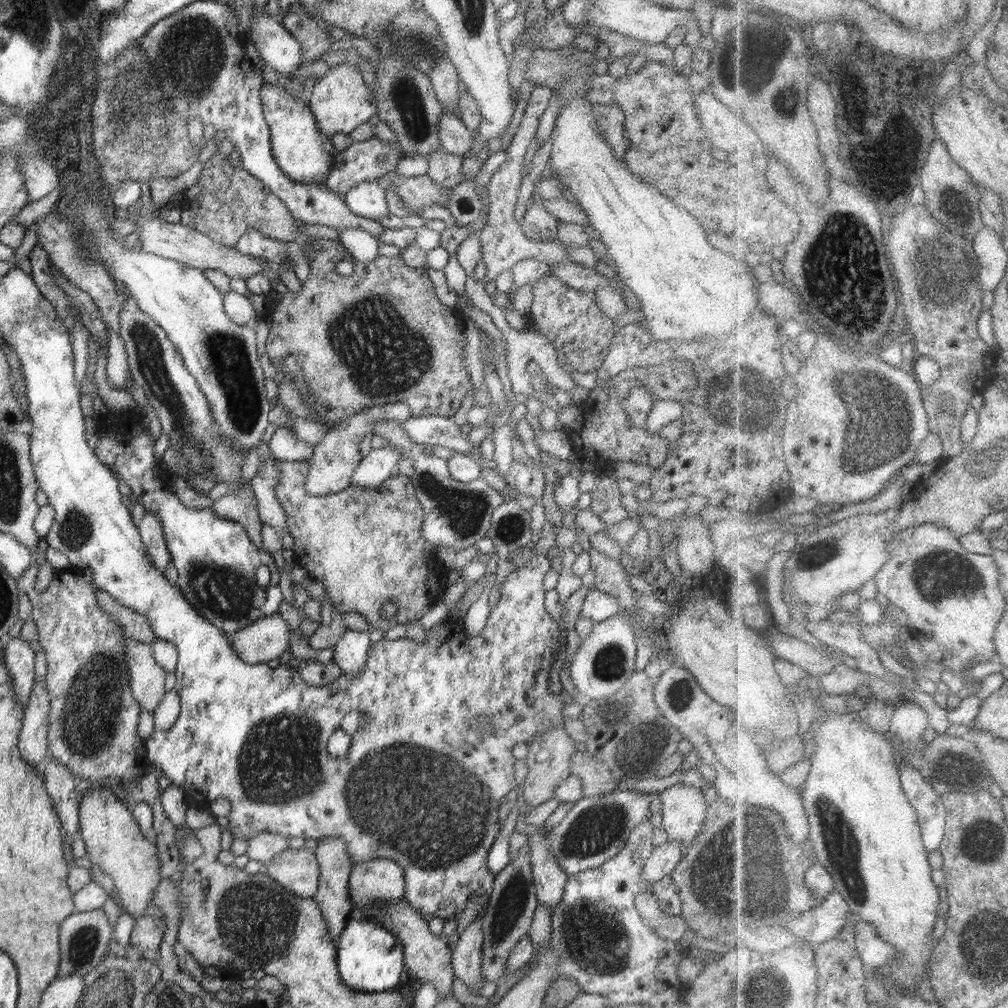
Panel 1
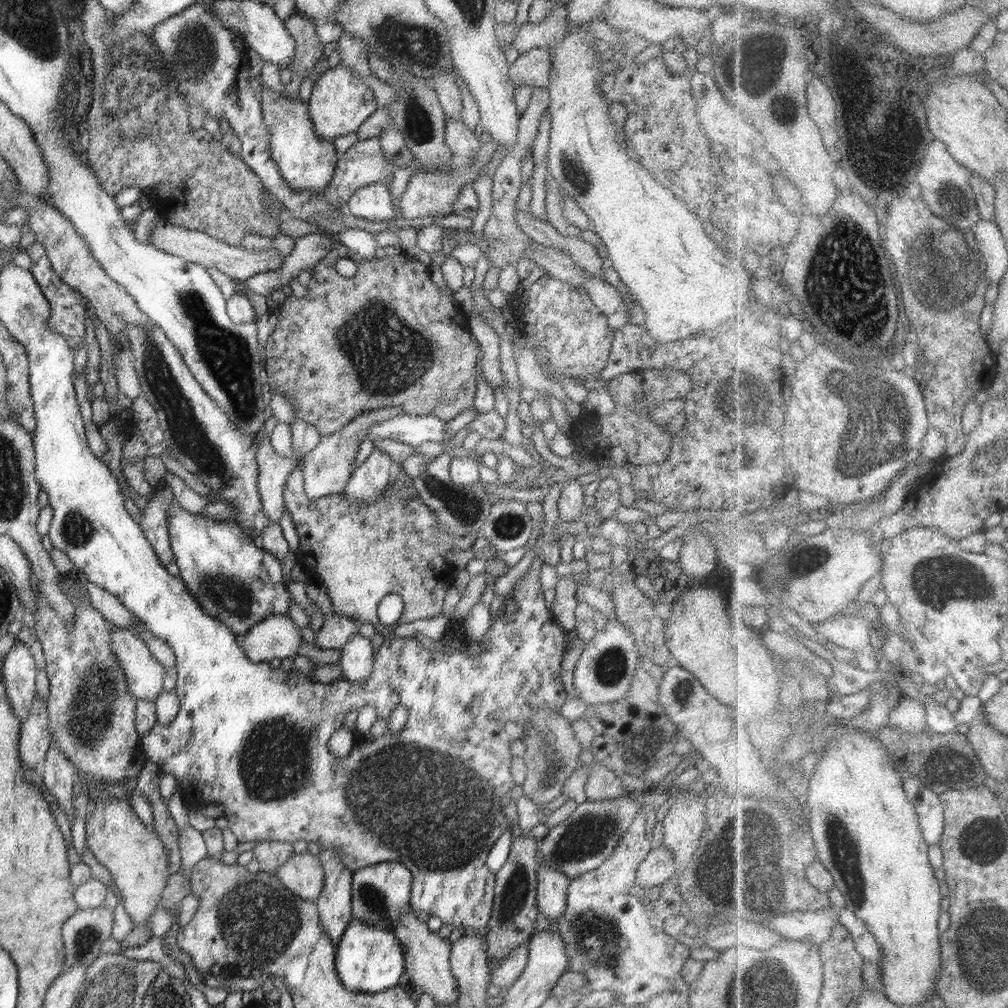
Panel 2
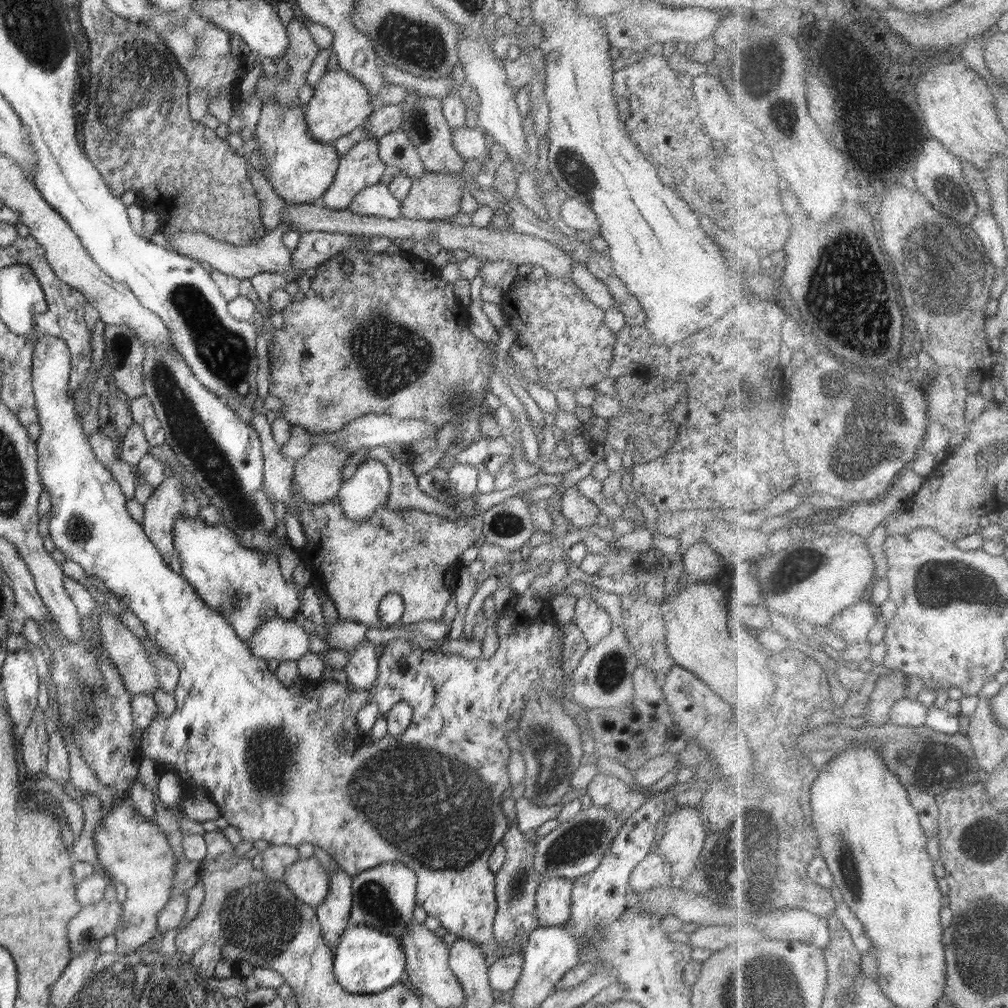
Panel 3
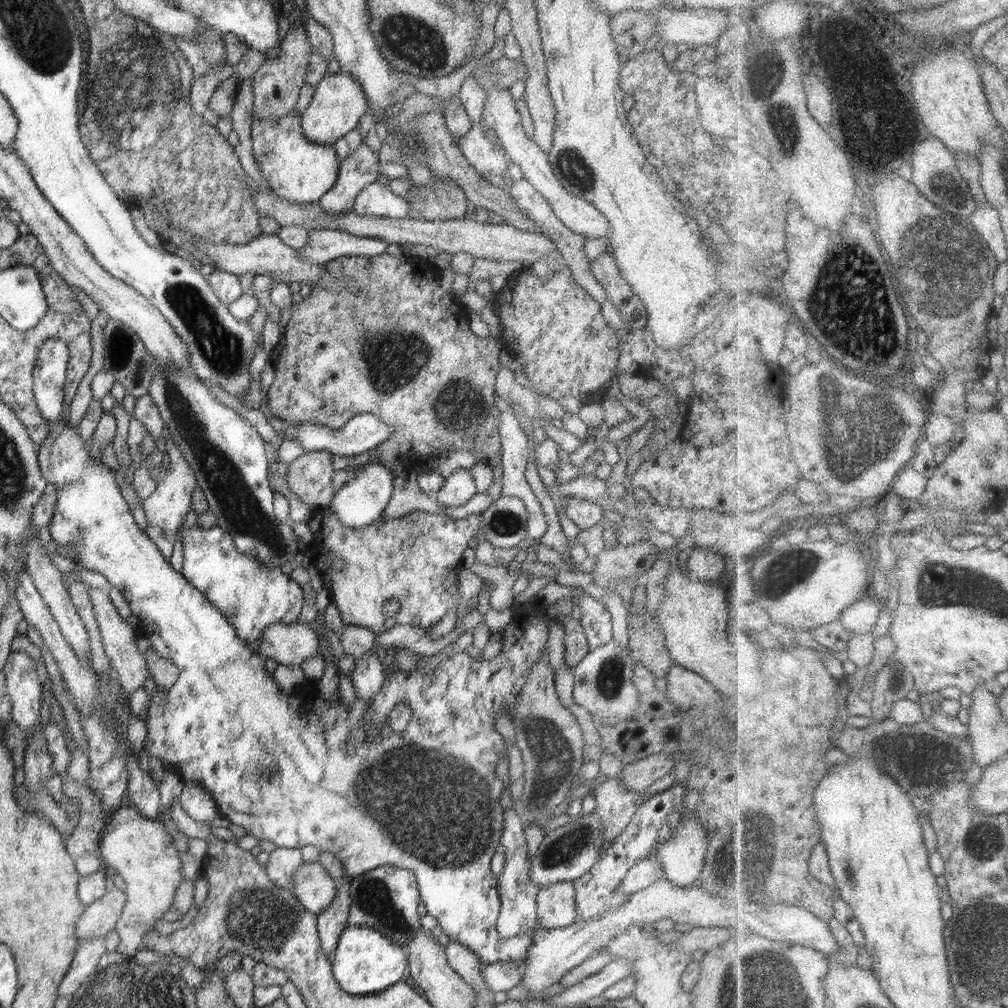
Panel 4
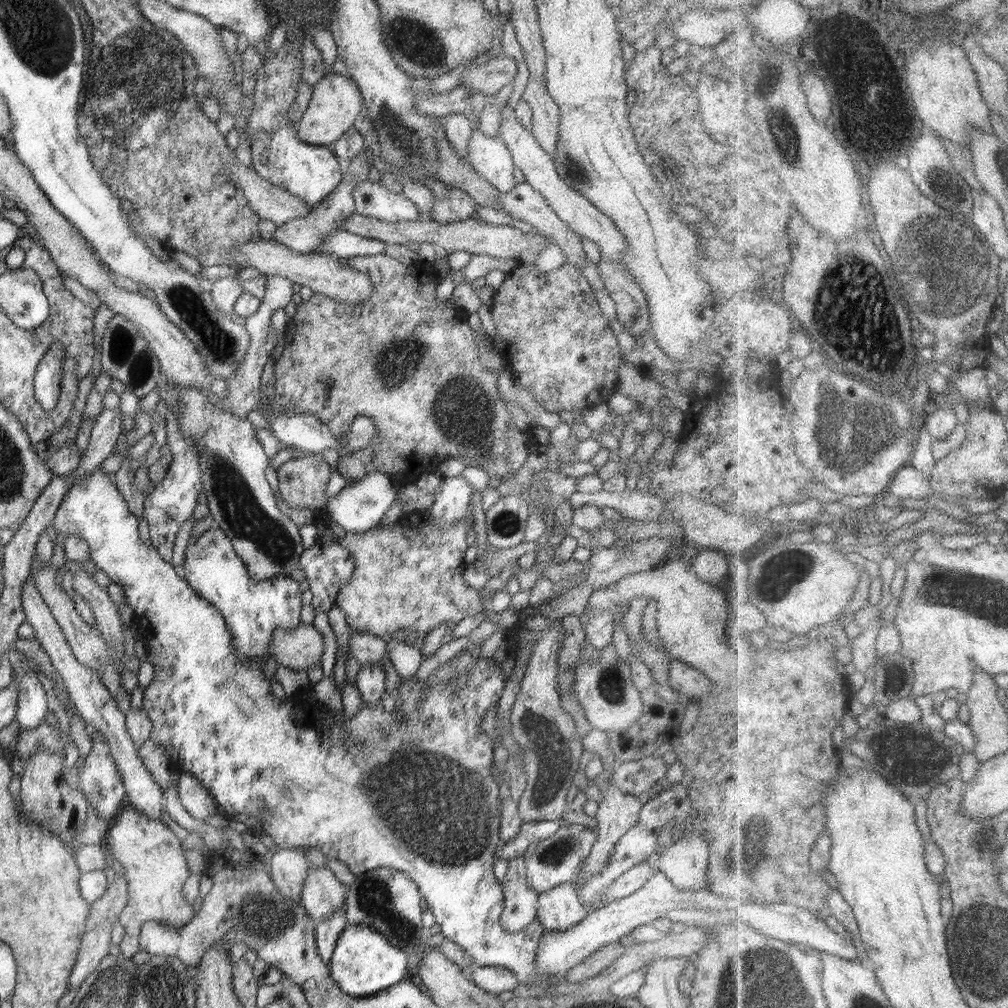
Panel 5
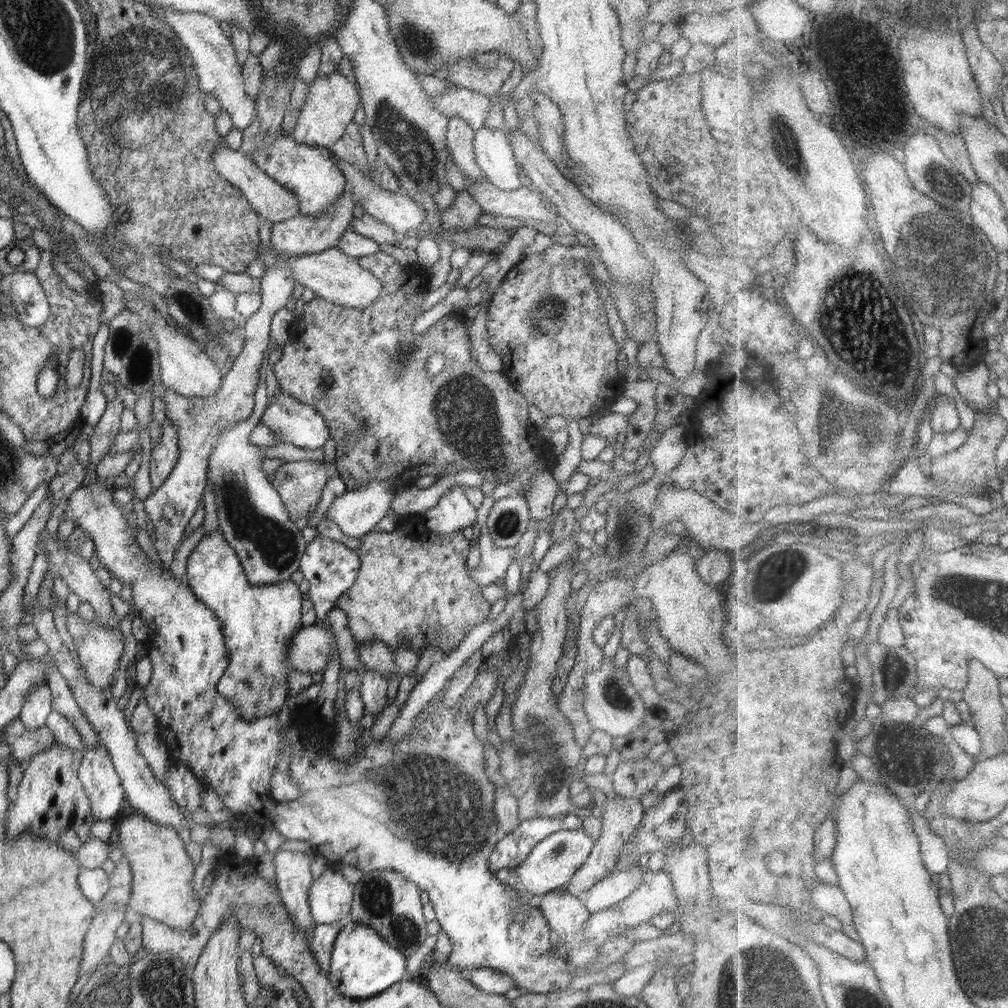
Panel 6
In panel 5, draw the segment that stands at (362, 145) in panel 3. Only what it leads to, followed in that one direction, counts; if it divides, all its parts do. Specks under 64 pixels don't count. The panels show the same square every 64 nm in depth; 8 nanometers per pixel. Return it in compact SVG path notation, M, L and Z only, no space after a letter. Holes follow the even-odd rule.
M365 149L364 152L358 154L356 158L350 160L348 170L346 174L342 176L338 188L336 188L330 196L326 196L317 207L314 207L312 212L304 217L292 219L284 224L277 225L273 239L280 242L280 244L284 244L284 246L288 246L288 248L292 248L292 250L296 250L296 252L312 253L312 250L318 248L330 234L334 234L336 230L340 230L342 222L344 222L350 214L355 213L353 196L356 183L368 179L369 166L372 159L368 159L367 153L368 150Z

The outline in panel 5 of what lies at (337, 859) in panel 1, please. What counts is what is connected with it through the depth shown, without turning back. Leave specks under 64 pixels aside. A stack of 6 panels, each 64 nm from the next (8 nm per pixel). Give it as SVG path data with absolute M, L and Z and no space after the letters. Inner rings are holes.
M346 908L332 914L328 920L322 920L316 924L315 946L319 958L326 964L330 964L331 957L336 947L336 942L346 927Z

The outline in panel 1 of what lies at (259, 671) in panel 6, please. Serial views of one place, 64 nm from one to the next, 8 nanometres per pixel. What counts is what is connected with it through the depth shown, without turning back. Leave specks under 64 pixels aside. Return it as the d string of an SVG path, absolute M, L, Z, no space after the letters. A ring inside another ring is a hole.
M122 426L122 434L118 436L113 431L108 431L106 434L98 433L99 440L94 453L104 465L109 468L114 467L118 477L124 479L124 482L131 488L138 498L138 503L144 506L146 513L154 511L160 517L162 529L164 529L164 541L170 551L170 560L179 574L176 584L180 587L182 595L200 615L230 635L260 618L279 612L280 606L285 601L280 591L278 566L268 552L262 551L250 541L242 524L218 516L210 507L196 509L192 506L185 506L171 486L172 474L169 474L165 468L160 470L154 467L158 460L158 456L154 454L155 441L147 433L142 433L135 438L134 434L130 434L130 438L126 438L126 426ZM259 566L268 566L270 569L270 581L266 586L259 586L256 581L256 570Z

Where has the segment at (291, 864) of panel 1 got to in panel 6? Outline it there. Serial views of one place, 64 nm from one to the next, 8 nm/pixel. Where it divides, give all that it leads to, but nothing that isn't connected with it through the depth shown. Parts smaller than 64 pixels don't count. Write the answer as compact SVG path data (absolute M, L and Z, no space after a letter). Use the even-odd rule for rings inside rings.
M333 868L326 870L318 880L314 880L308 896L310 913L316 924L347 923L352 900L354 900L355 886L350 884Z

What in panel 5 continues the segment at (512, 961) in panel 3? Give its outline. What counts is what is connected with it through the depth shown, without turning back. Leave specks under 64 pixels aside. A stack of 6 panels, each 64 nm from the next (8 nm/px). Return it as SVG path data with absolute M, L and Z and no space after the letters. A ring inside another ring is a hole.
M477 966L462 970L464 976L475 982L487 993L499 995L501 992L513 991L518 986L518 978L514 972L502 966Z

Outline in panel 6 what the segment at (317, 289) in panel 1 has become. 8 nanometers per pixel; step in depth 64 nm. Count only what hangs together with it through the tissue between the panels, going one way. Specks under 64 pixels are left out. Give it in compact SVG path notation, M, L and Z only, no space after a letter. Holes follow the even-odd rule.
M384 248L374 254L370 254L370 256L360 256L360 258L356 259L358 259L358 265L362 265L364 269L369 270L382 281L380 296L366 308L344 308L315 296L314 299L302 308L300 315L291 323L289 327L289 340L284 345L282 357L274 364L274 376L277 379L279 389L291 394L297 402L314 408L324 417L331 432L331 438L333 438L337 446L335 457L338 471L340 471L339 477L345 482L347 490L362 488L362 486L370 484L370 481L384 481L384 484L390 486L392 496L396 496L402 488L411 486L421 477L430 476L436 478L436 480L442 479L442 471L447 468L454 468L460 472L474 470L480 473L480 476L484 479L483 482L492 482L499 485L520 476L522 472L528 470L530 472L529 480L524 491L521 493L522 496L526 497L528 490L530 490L532 477L537 473L545 471L551 473L551 470L557 464L557 457L554 456L554 452L550 449L548 441L541 435L538 435L538 433L532 432L530 426L528 426L529 403L526 401L526 398L515 390L511 382L501 372L484 372L484 370L479 368L475 355L472 352L468 328L465 326L467 321L465 315L451 312L441 319L442 322L430 327L426 333L416 335L412 332L415 320L417 316L420 316L420 312L422 312L421 306L424 299L430 292L430 288L428 288L426 294L424 294L424 282L422 282L424 276L420 276L416 270L409 270L409 266L406 267L398 263ZM433 353L442 353L446 357L445 368L438 376L429 376L424 365Z

